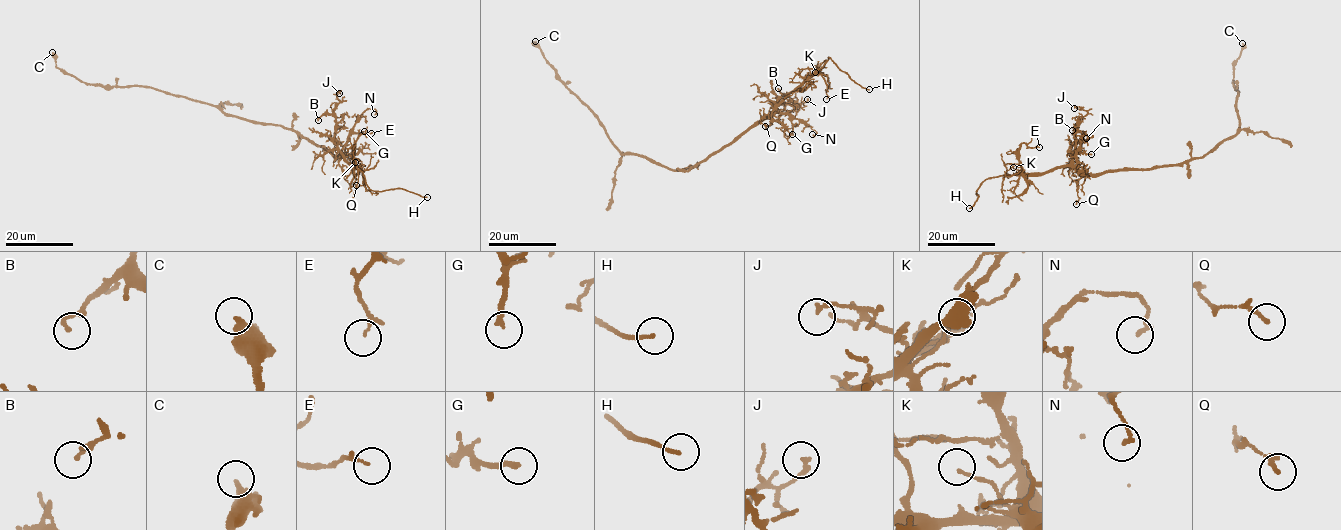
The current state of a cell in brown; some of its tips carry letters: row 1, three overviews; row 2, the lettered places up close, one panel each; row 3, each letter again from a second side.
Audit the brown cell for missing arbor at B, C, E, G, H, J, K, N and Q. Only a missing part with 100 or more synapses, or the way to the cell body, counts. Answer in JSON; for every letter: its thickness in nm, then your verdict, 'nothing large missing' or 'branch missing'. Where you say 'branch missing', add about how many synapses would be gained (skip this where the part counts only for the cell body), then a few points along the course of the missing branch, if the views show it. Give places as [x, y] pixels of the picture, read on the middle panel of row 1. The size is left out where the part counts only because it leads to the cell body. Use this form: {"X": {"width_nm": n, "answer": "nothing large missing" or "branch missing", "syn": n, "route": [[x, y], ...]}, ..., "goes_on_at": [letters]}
{"B": {"width_nm": 170, "answer": "nothing large missing"}, "C": {"width_nm": 340, "answer": "nothing large missing"}, "E": {"width_nm": 140, "answer": "nothing large missing"}, "G": {"width_nm": 200, "answer": "nothing large missing"}, "H": {"width_nm": 130, "answer": "branch missing", "route": [[869, 89], [886, 92], [889, 90], [890, 93]]}, "J": {"width_nm": 180, "answer": "nothing large missing"}, "K": {"width_nm": 110, "answer": "nothing large missing"}, "N": {"width_nm": 140, "answer": "nothing large missing"}, "Q": {"width_nm": 160, "answer": "nothing large missing"}, "goes_on_at": ["H"]}

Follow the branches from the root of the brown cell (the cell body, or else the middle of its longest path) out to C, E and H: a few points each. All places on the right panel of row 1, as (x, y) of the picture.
C: (1186, 161), (1208, 154), (1238, 132), (1241, 123), (1236, 106), (1239, 93), (1234, 86), (1233, 70), (1242, 43)
E: (1186, 161), (1098, 173), (1068, 166), (1026, 173), (1019, 161), (1019, 148), (1023, 143), (1039, 147)
H: (1186, 161), (1098, 173), (1068, 166), (1044, 173), (998, 175), (980, 184), (976, 192), (978, 197), (969, 208)

